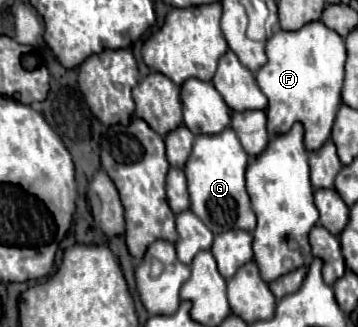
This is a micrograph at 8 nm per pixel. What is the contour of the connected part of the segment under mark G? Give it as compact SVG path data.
M227 126L223 132L215 136L197 136L195 148L191 152L191 160L185 164L187 184L189 184L189 200L191 212L211 228L211 232L221 234L233 228L241 228L247 232L255 230L255 212L251 208L247 190L245 190L245 168L249 156L243 150L235 130Z

